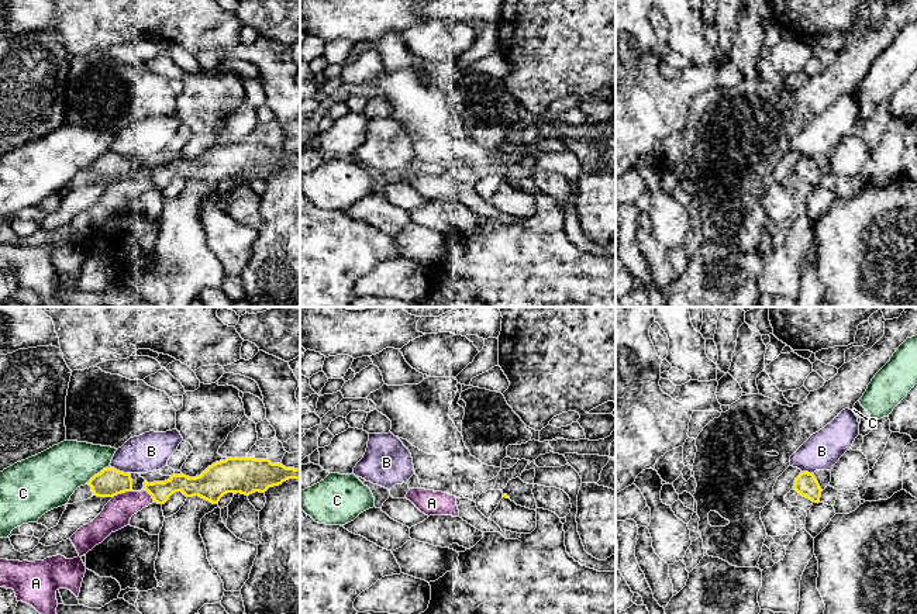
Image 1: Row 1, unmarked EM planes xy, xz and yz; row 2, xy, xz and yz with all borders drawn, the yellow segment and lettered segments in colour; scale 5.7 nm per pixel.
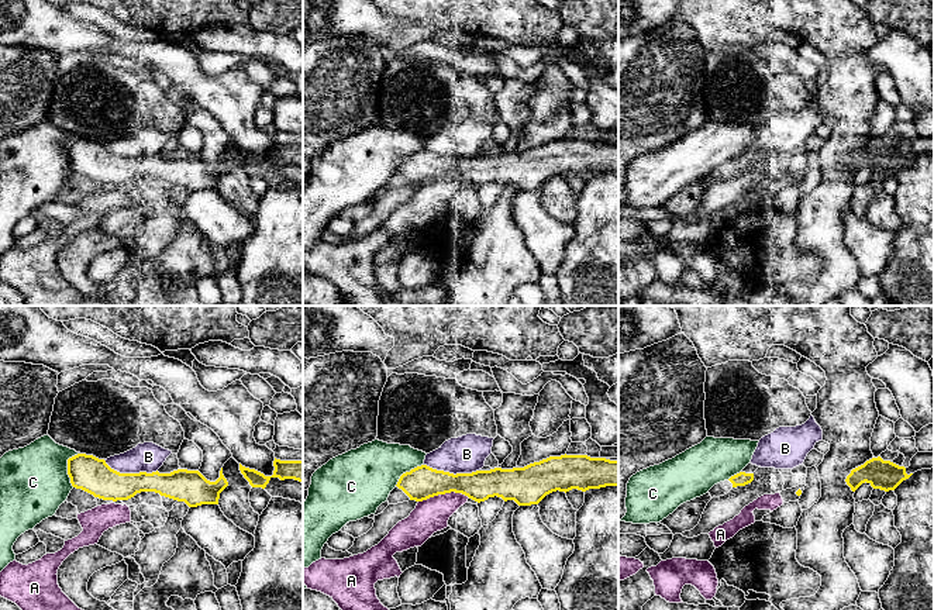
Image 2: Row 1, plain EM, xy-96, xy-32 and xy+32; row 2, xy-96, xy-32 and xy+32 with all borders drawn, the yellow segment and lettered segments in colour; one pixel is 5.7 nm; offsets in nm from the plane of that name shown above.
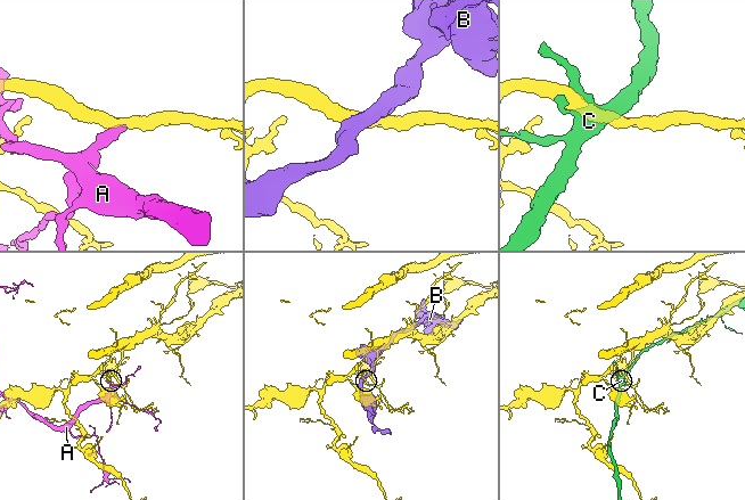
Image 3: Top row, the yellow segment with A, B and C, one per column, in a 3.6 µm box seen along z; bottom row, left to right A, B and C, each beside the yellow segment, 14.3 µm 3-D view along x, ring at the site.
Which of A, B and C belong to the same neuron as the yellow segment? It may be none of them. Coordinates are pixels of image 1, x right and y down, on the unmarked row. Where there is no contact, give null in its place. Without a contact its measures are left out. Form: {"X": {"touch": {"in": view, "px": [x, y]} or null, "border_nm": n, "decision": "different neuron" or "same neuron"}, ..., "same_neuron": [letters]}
{"A": {"touch": {"in": "xy", "px": [121, 176]}, "border_nm": 120, "decision": "different neuron"}, "B": {"touch": {"in": "xy", "px": [119, 155]}, "border_nm": 120, "decision": "different neuron"}, "C": {"touch": {"in": "xy", "px": [97, 158]}, "border_nm": 170, "decision": "different neuron"}, "same_neuron": []}

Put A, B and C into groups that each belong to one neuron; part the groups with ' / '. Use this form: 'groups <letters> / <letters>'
groups A / B / C

